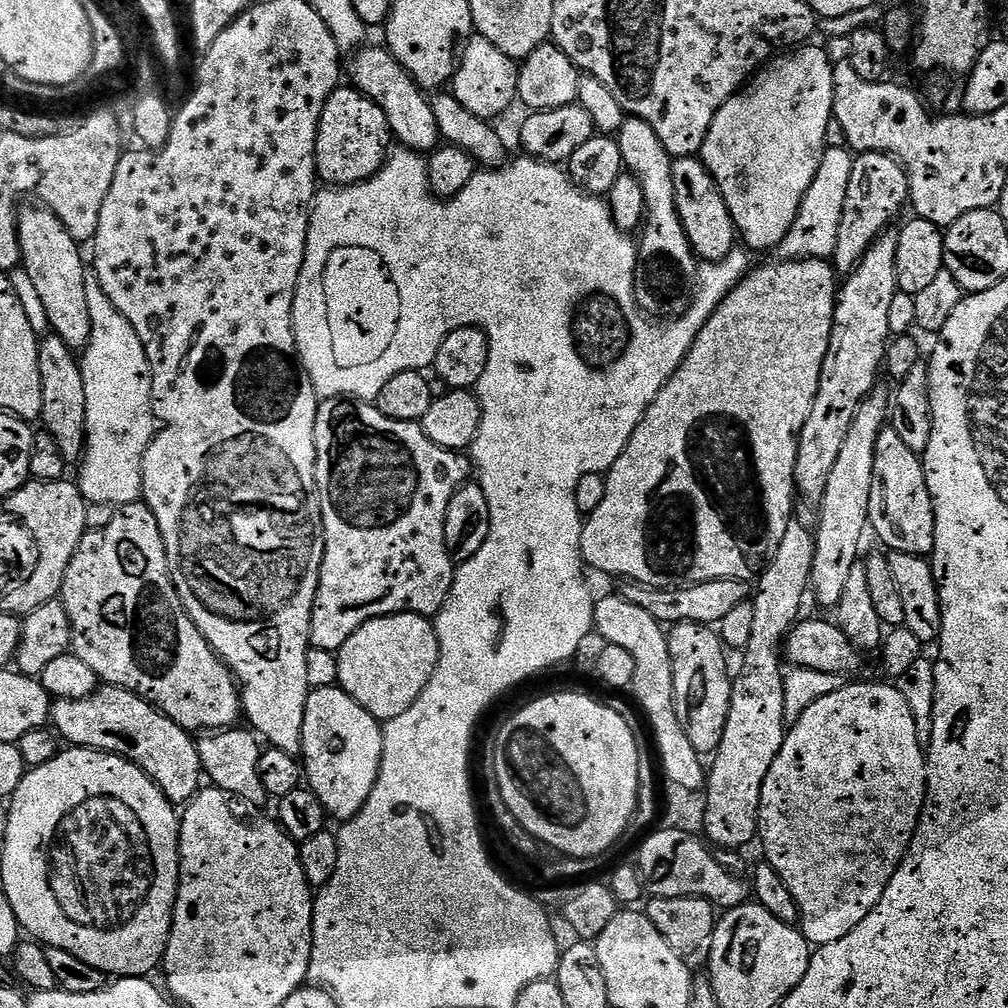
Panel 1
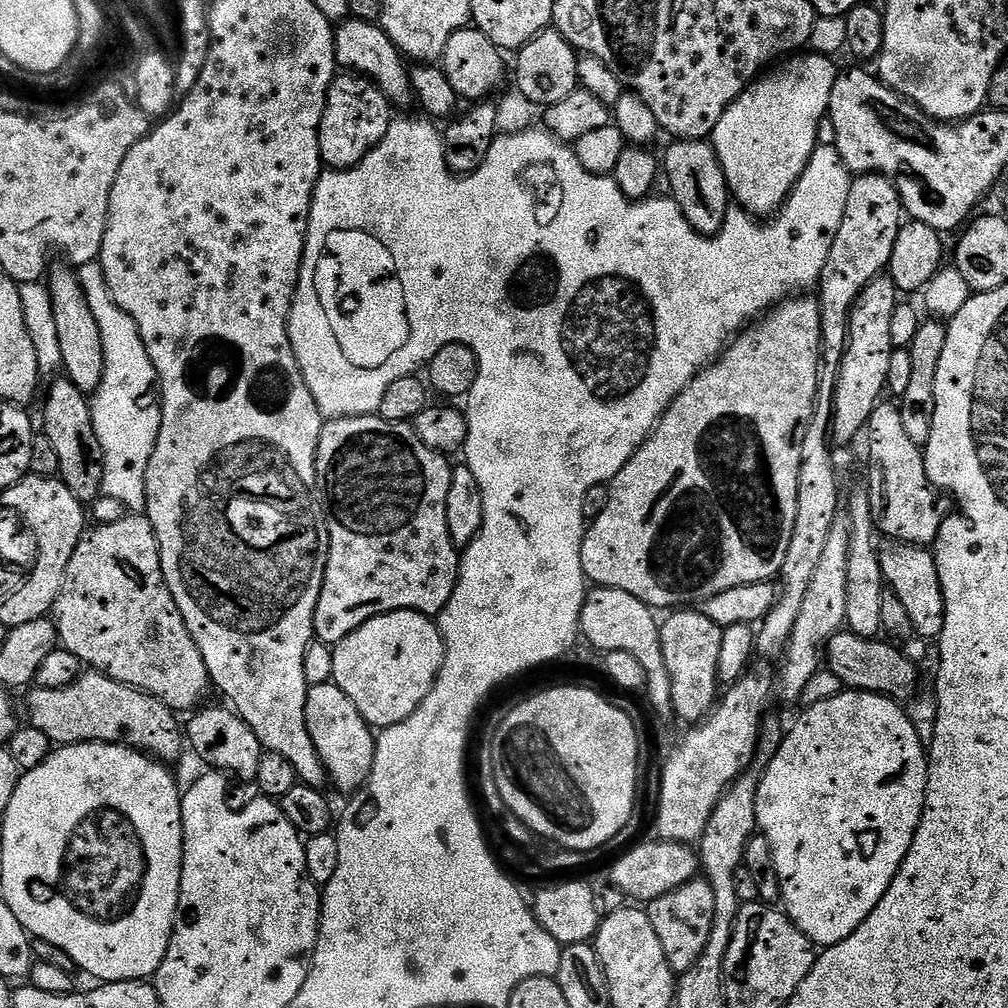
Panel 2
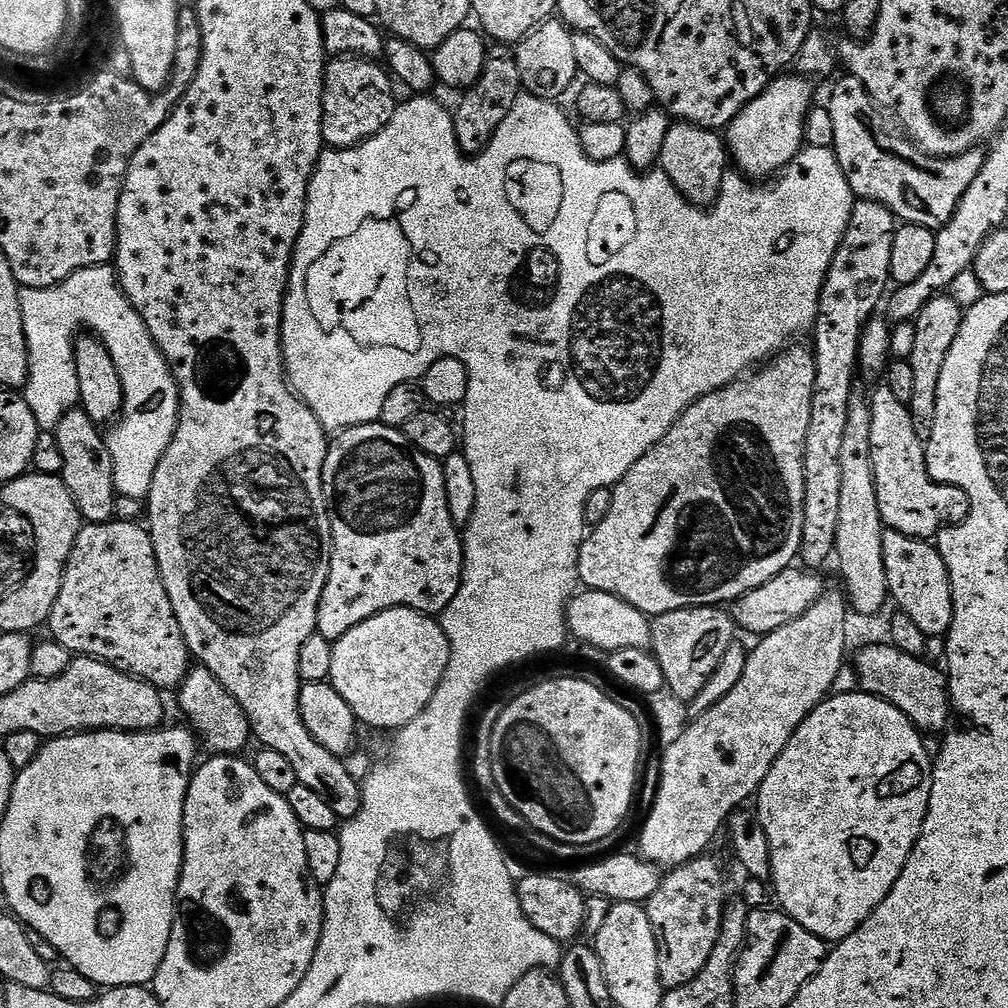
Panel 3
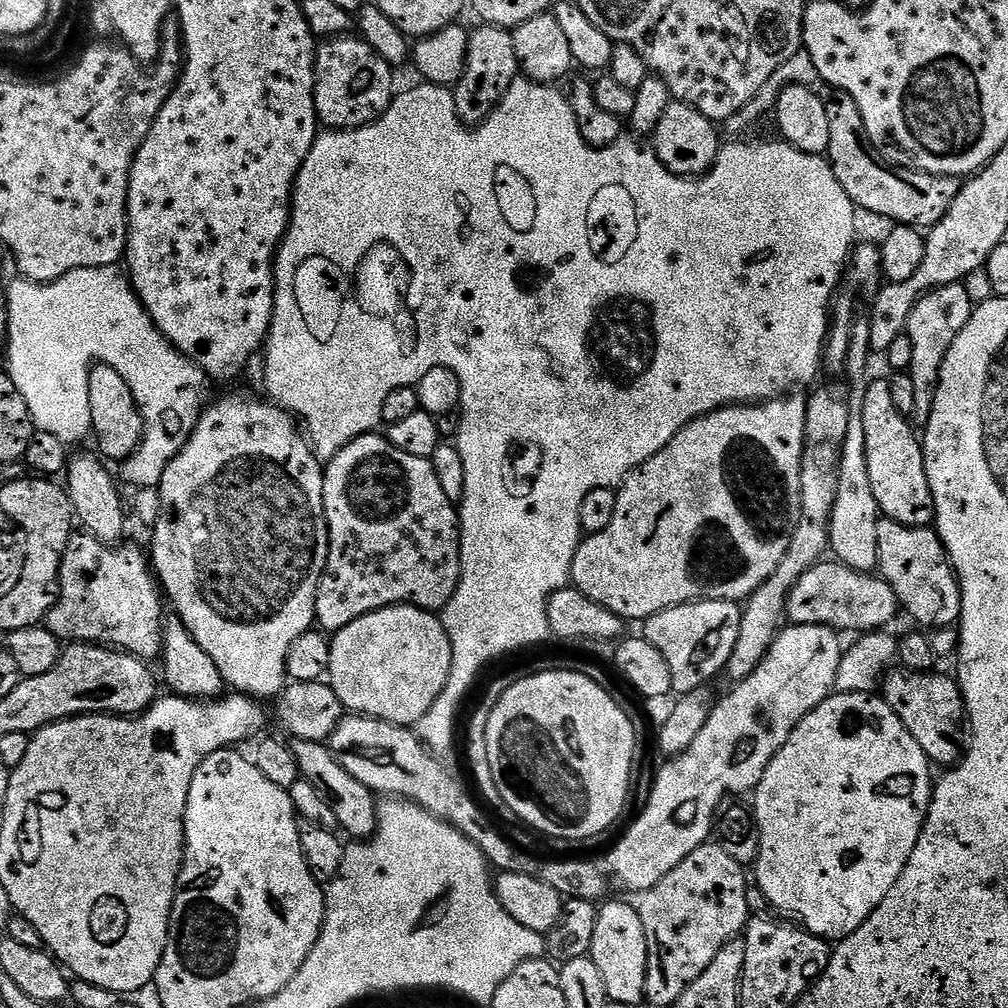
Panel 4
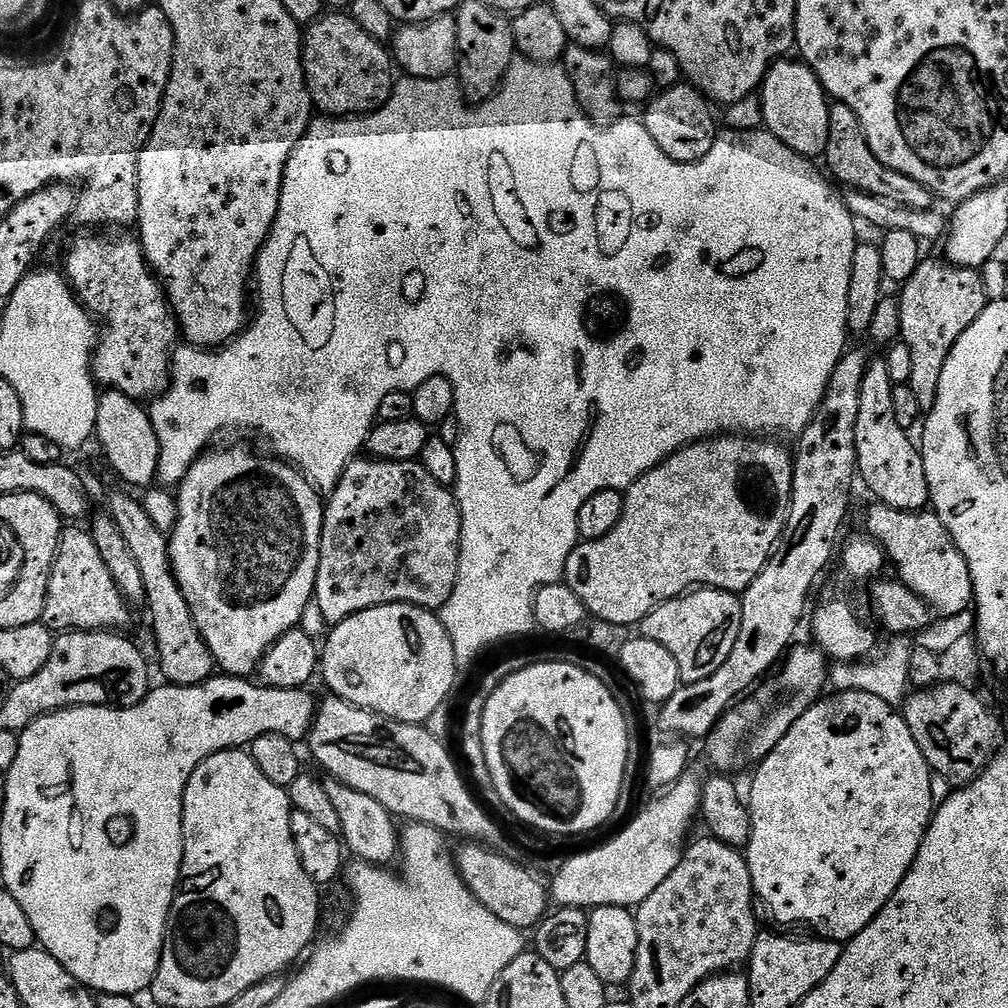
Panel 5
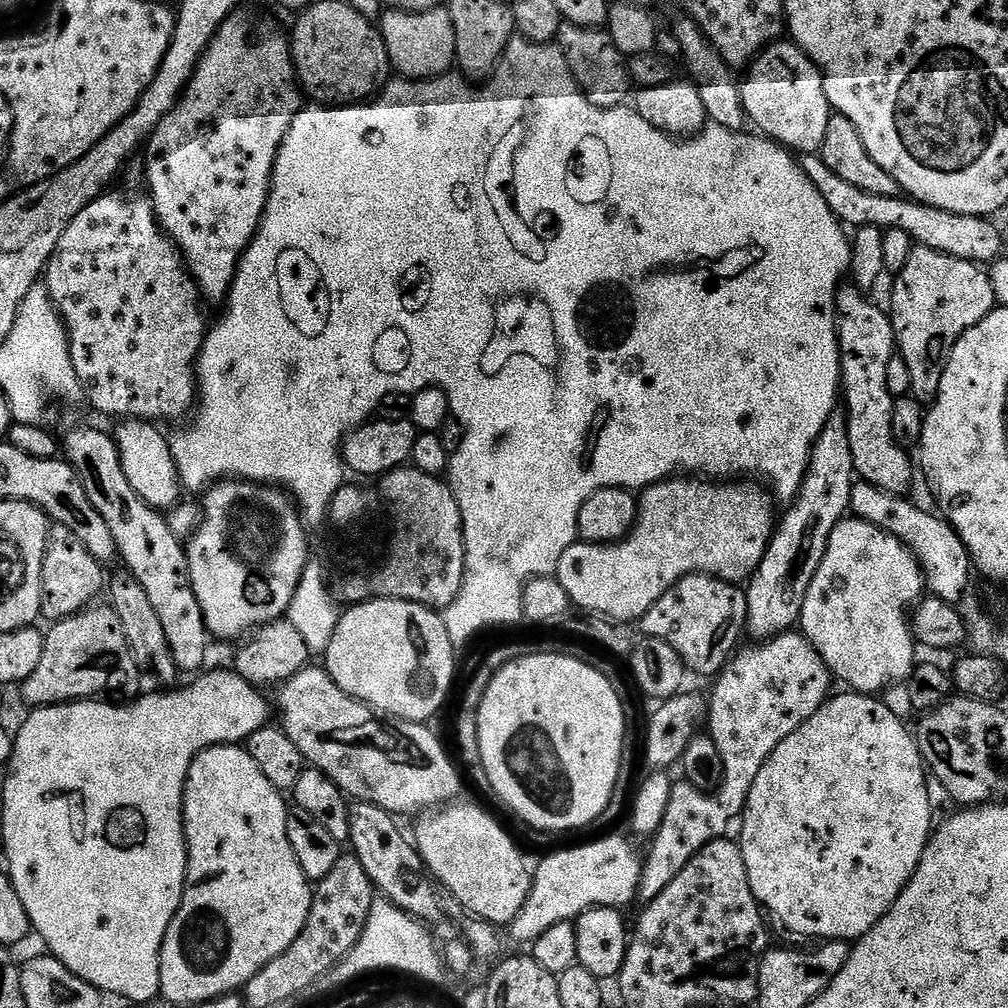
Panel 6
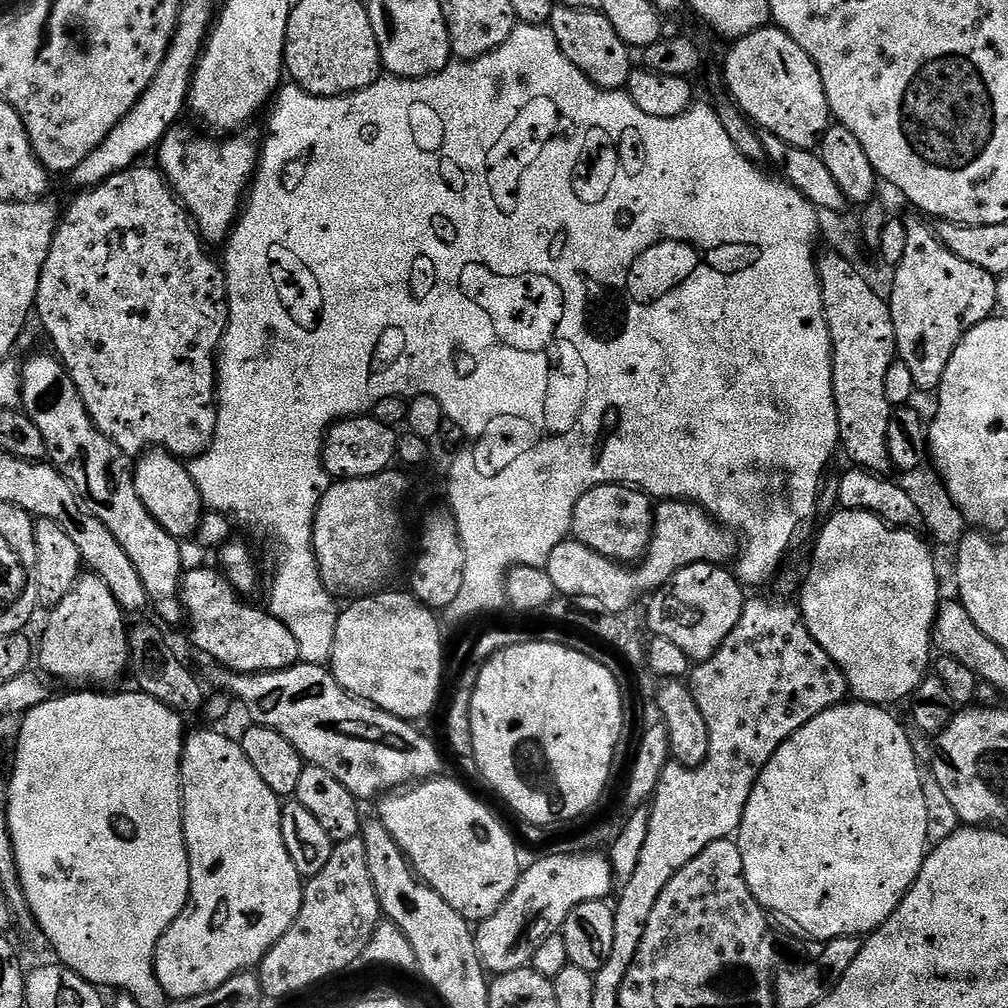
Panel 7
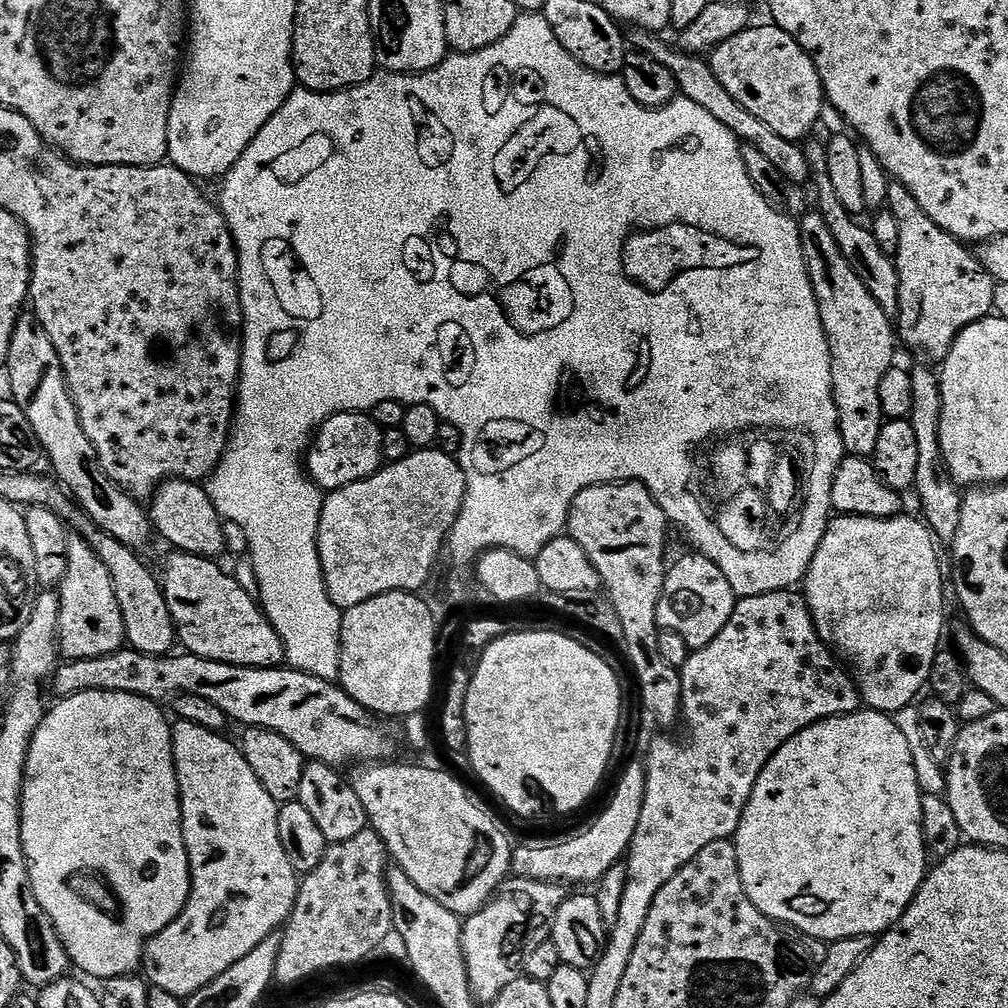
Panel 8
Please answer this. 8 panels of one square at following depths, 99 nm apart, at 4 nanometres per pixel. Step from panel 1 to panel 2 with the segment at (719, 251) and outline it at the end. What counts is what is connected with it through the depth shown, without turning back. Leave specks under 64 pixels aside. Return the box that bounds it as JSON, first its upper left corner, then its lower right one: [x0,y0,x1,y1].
[662,140,730,236]

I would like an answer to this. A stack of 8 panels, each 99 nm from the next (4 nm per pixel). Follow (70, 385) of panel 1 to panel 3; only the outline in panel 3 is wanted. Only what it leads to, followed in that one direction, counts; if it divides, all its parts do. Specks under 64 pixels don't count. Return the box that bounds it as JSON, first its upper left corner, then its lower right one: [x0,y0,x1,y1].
[54,406,118,524]

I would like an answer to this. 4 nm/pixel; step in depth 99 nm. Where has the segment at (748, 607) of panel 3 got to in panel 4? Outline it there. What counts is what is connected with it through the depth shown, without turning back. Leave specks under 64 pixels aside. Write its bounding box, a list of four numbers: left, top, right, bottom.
[784,562,902,634]

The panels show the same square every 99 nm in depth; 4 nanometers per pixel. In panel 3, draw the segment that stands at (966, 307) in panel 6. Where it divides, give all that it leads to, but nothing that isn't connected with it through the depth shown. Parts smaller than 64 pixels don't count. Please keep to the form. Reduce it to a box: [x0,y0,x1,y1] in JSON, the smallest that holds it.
[908,294,965,441]

